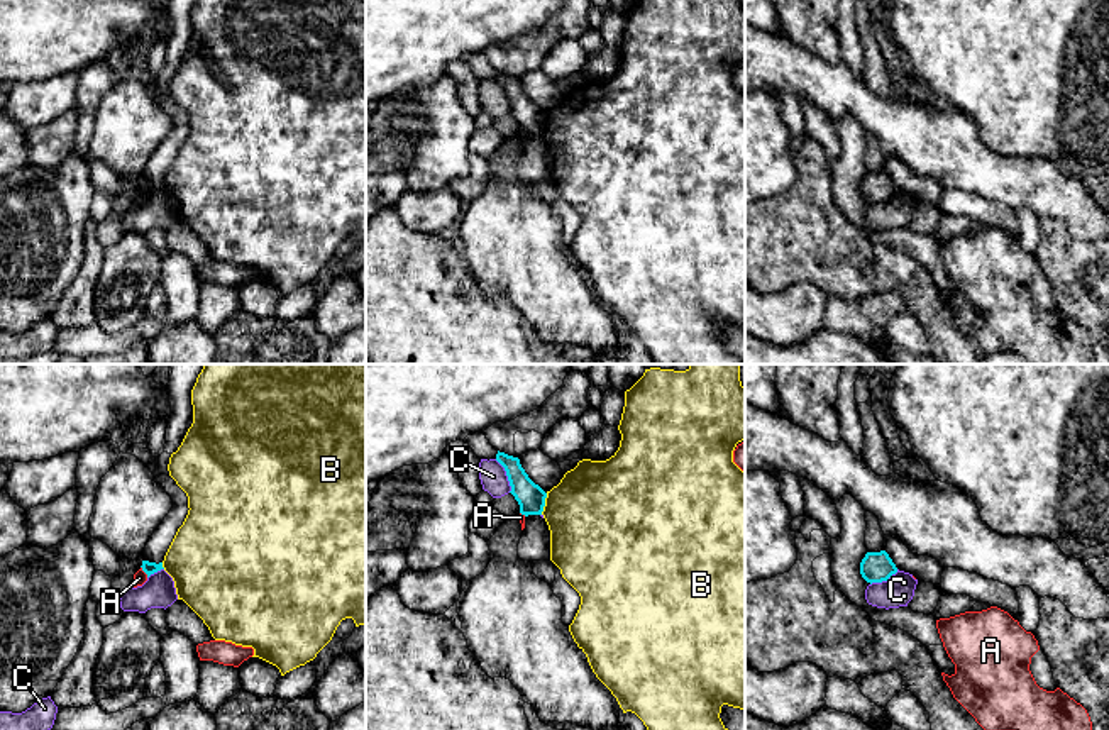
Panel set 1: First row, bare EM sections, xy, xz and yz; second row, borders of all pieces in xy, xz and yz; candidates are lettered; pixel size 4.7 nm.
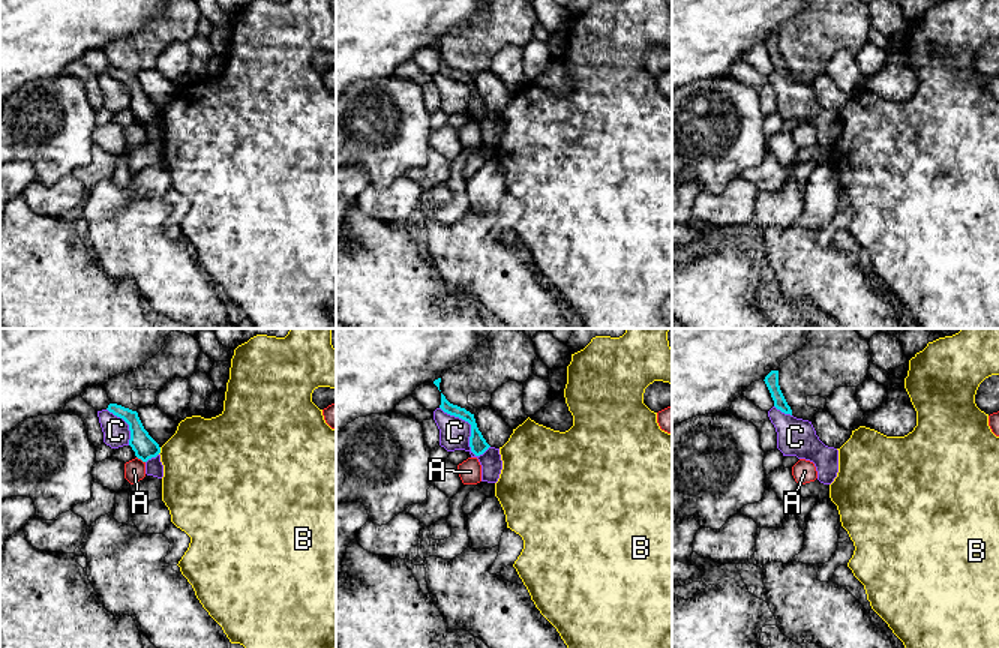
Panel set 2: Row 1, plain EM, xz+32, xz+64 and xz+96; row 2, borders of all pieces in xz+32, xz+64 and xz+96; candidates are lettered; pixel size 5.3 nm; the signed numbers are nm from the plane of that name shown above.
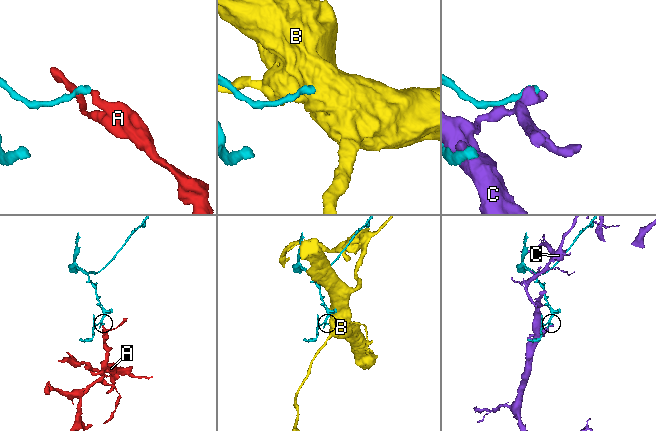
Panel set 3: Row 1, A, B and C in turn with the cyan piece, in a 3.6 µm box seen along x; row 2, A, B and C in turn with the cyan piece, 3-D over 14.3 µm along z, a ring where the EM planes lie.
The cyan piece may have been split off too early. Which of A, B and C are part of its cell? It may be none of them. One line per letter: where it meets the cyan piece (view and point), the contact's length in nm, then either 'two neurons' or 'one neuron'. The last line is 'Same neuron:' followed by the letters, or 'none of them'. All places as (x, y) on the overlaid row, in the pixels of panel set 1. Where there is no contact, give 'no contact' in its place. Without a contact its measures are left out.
A: xy (143, 569) | 70 nm | two neurons
B: xz (544, 503) | 110 nm | two neurons
C: xz (507, 475) | 180 nm | two neurons
Same neuron: none of them

